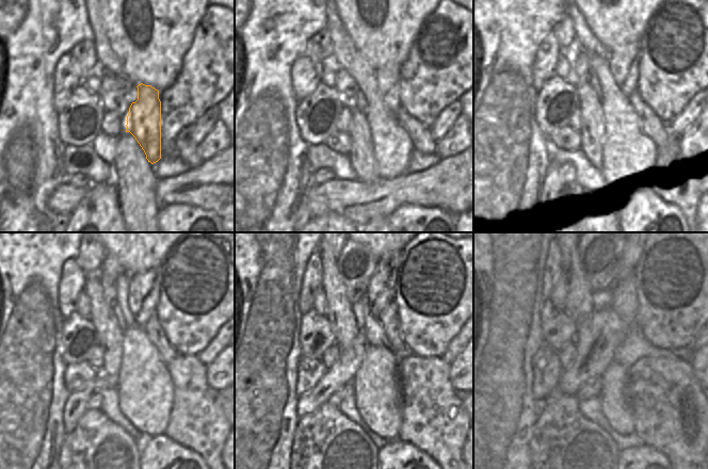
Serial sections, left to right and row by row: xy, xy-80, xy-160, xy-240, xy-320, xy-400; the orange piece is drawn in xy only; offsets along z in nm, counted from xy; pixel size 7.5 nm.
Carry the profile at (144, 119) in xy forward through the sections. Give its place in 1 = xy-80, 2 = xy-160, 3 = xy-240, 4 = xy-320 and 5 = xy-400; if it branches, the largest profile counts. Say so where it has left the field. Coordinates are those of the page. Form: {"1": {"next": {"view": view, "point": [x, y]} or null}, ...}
{"1": {"next": {"view": "xy-80", "point": [387, 77]}}, "2": {"next": {"view": "xy-160", "point": [623, 61]}}, "3": {"next": {"view": "xy-240", "point": [144, 288]}}, "4": {"next": {"view": "xy-320", "point": [382, 289]}}, "5": {"next": {"view": "xy-400", "point": [631, 254]}}}

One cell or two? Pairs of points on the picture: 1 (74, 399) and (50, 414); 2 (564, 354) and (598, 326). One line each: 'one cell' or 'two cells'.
1: two cells
2: two cells

